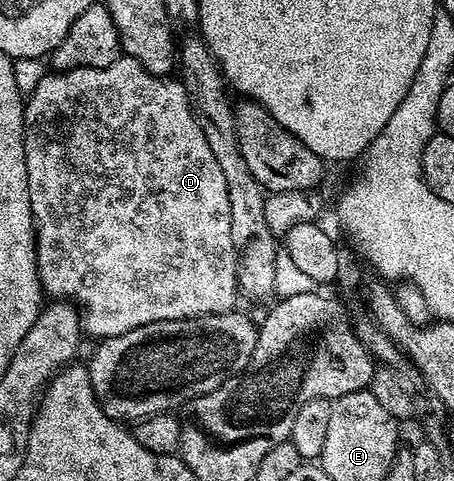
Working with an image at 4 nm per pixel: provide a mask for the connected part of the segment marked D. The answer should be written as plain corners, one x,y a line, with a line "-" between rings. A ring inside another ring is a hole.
122,56
114,64
106,68
74,68
73,70
61,70
48,72
45,78
36,82
32,95
27,95
24,104
24,159
26,160
26,180
30,188
30,208
32,209
32,223
36,226
36,267
40,277
40,286
45,295
52,300
67,300
75,304
82,315
82,330
85,335
93,334
96,340
122,336
134,328
142,328
146,324
155,322
173,322
183,318
201,318
211,314
227,314
238,299
238,283
236,281
236,249
234,248
234,236
230,232
230,192
226,184
226,176
222,174
222,168
218,166
218,160
214,158
214,152
210,152
210,144
206,142
206,136
200,127
200,121
196,119
196,111
192,109
188,93
184,91
184,83
172,76
151,74
138,64
138,60

